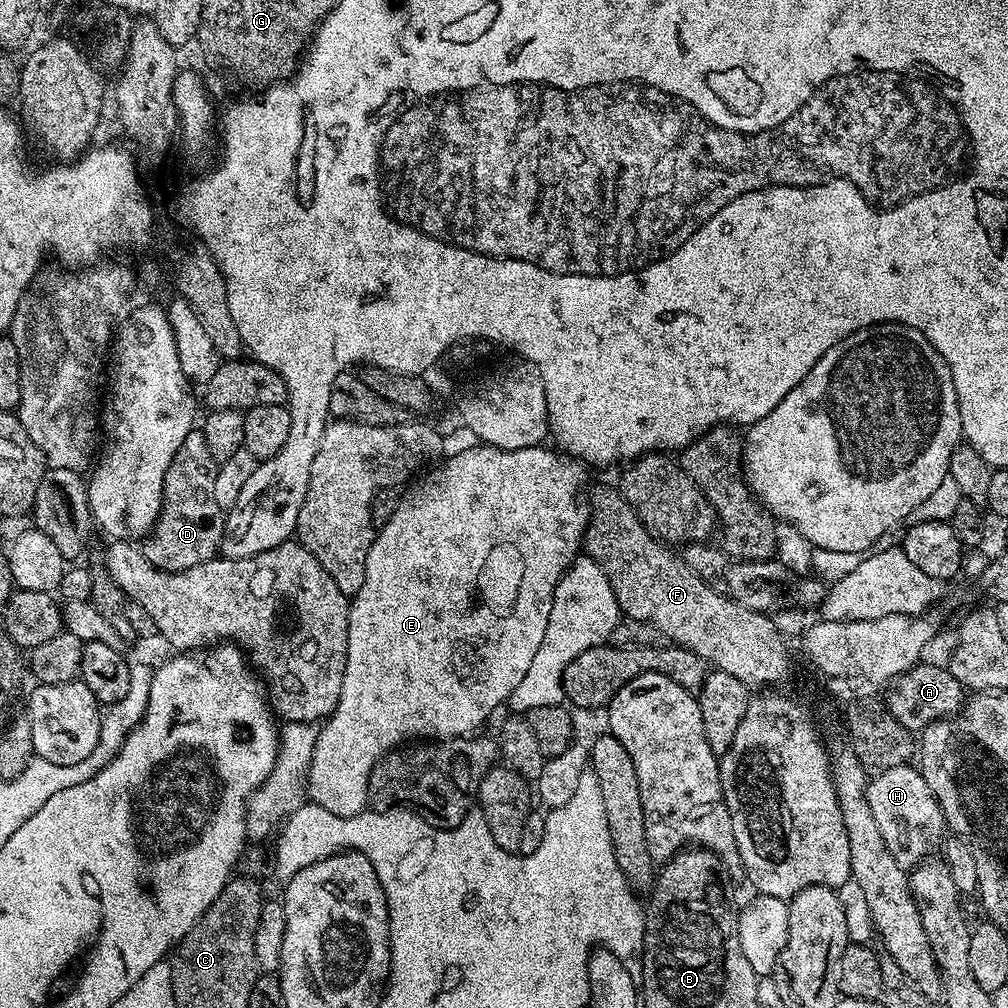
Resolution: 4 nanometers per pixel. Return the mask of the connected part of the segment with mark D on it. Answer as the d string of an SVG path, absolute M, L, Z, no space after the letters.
M193 430L186 434L182 446L172 456L170 470L166 470L164 479L164 497L160 507L160 517L152 527L142 551L148 561L160 568L163 572L181 572L190 570L190 566L198 566L207 560L217 559L220 542L224 538L224 521L222 509L214 498L214 478L218 471L218 465L214 457L210 454L210 446L206 446L206 438L203 431Z

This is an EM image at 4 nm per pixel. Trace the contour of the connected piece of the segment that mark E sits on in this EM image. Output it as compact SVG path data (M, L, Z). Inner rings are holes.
M481 443L480 448L464 448L461 452L456 452L448 461L445 459L439 466L433 467L433 472L425 471L420 481L405 494L401 500L395 501L390 518L385 524L379 525L378 531L372 537L372 545L366 554L366 578L362 582L362 590L358 590L355 596L351 597L348 606L348 653L346 654L346 670L342 678L342 694L338 706L332 711L332 715L323 721L320 733L318 734L318 742L314 746L314 754L312 761L308 767L308 787L307 795L310 797L311 803L323 804L325 806L338 806L338 811L342 816L357 816L359 812L368 808L368 776L372 772L372 767L376 765L376 761L380 759L385 752L391 752L397 746L403 745L408 735L420 736L416 738L435 738L440 742L447 742L453 738L464 738L472 732L499 704L503 705L507 701L508 695L514 690L514 686L518 686L518 682L522 682L522 678L526 678L526 670L530 670L530 662L534 659L534 654L538 654L538 646L542 646L542 634L546 634L546 622L550 622L550 606L552 605L552 595L558 586L558 582L564 576L564 571L572 565L572 561L576 559L582 548L584 532L588 529L588 513L589 509L580 505L580 500L576 495L580 492L580 483L584 480L585 465L559 450L551 452L548 446L537 446L534 448L519 448L518 450L502 450L501 448L492 448L489 444Z

